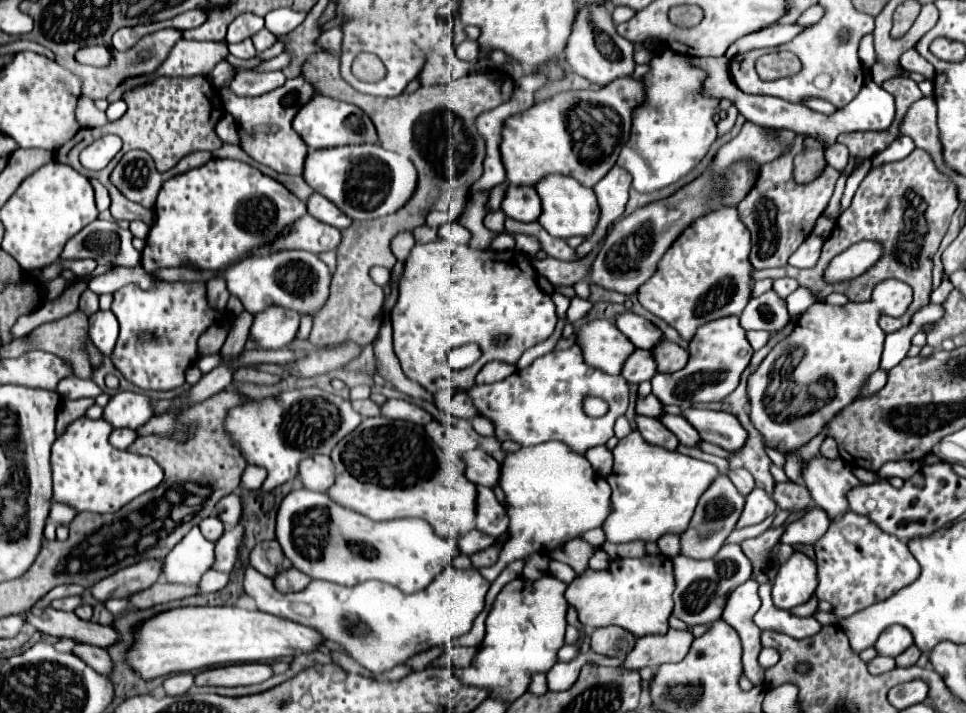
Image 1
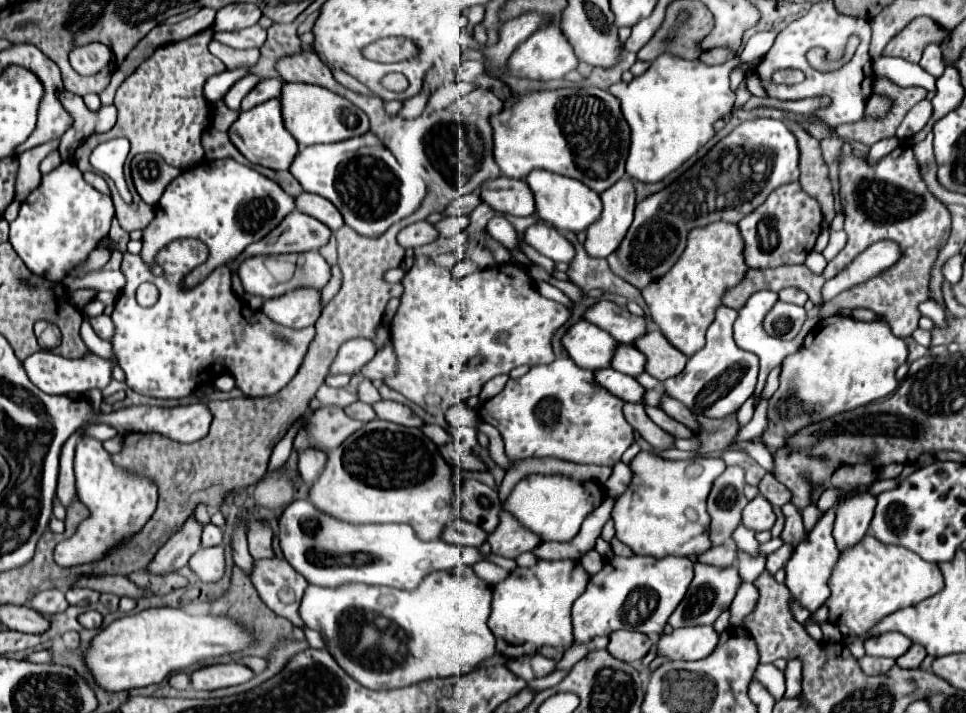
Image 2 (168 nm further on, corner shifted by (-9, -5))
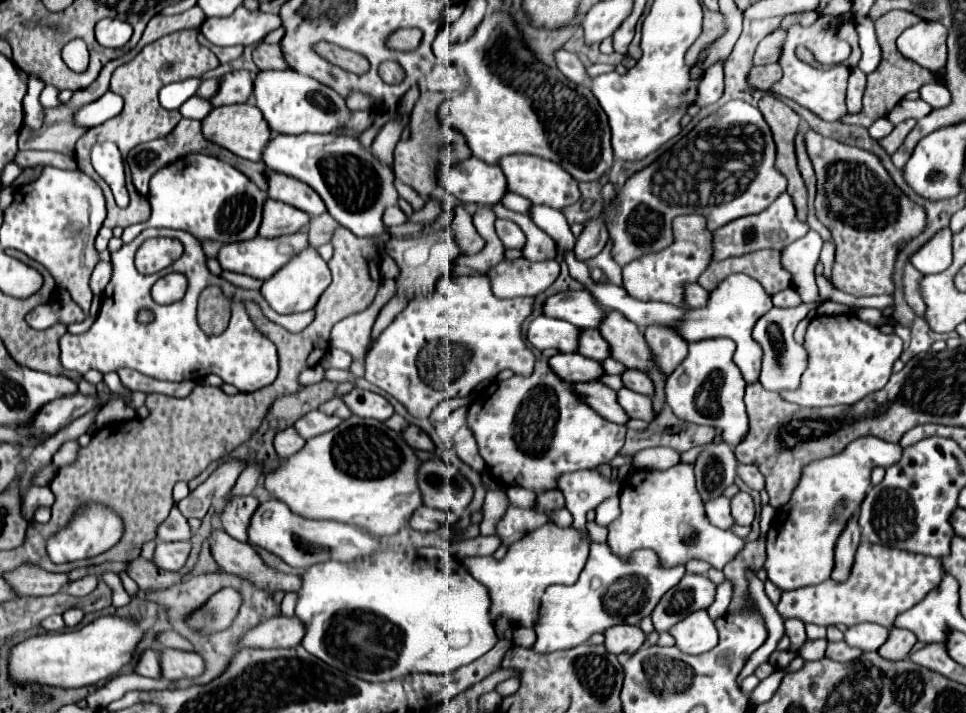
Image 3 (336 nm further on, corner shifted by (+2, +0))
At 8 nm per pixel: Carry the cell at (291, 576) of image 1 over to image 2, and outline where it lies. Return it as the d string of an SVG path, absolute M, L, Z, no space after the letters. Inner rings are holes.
M255 560L251 582L257 588L261 600L279 616L285 616L293 626L305 628L299 620L299 604L309 582L287 564L287 560Z

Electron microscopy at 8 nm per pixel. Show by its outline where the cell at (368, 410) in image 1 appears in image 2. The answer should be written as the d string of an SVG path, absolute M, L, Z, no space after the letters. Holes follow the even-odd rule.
M355 402L355 404L347 406L345 412L347 412L351 418L357 418L357 420L361 420L361 422L371 422L371 420L377 418L375 410L373 410L369 404L365 404L365 402Z

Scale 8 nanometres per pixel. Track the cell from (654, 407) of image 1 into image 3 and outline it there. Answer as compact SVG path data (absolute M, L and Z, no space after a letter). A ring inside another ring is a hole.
M556 353L546 359L550 369L562 379L562 381L594 381L600 375L604 375L600 363L582 357L580 353Z

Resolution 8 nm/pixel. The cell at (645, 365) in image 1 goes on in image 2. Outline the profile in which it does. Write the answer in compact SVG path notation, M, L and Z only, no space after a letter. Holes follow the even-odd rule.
M619 344L611 366L613 366L617 372L631 374L633 378L637 378L639 374L645 372L645 364L647 364L647 358L643 358L643 354L639 354L639 350L635 350L635 346Z

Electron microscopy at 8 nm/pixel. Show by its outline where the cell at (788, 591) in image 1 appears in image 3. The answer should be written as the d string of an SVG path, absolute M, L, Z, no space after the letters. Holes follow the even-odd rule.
M860 437L842 453L812 461L804 467L796 489L788 501L786 517L770 525L766 535L764 569L768 579L782 591L818 585L830 579L834 567L834 545L844 525L858 511L870 487L874 467L890 467L900 459L902 447L878 437Z

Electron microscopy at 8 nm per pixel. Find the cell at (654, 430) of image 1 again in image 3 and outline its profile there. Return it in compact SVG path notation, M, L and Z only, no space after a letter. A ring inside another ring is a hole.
M588 381L588 383L572 383L572 391L580 395L582 401L586 401L596 413L600 413L604 419L612 423L624 425L628 421L628 415L616 401L616 391L602 385L600 381Z

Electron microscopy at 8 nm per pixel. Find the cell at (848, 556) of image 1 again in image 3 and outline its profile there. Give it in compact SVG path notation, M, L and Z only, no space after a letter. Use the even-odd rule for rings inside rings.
M862 539L848 581L836 583L828 579L816 587L782 591L776 611L782 619L800 619L802 623L814 623L822 627L838 623L852 627L870 621L890 629L900 613L912 609L926 597L926 593L938 587L942 575L944 569L940 559L936 557L920 557L916 553L904 553L900 549L872 545Z

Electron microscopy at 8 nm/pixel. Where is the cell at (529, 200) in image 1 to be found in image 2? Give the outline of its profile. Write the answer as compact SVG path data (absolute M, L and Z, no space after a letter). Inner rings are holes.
M495 178L487 180L481 186L481 198L493 210L511 216L533 216L535 214L535 198L525 180L513 178Z

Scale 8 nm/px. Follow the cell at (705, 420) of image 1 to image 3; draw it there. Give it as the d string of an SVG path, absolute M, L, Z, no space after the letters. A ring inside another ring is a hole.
M624 369L620 379L624 381L624 385L636 393L644 393L644 395L652 395L654 393L654 383L650 381L650 377L646 373L640 373L640 369Z

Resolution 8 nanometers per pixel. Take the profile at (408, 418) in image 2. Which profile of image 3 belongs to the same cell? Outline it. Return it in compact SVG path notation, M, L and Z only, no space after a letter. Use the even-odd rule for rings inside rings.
M354 387L350 393L342 395L342 401L358 417L372 417L378 421L386 421L394 413L392 405L382 395L366 391L366 389L358 389L358 387Z

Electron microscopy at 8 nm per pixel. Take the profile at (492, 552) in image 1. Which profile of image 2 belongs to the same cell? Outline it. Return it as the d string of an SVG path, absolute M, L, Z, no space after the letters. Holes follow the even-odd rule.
M501 512L501 522L493 534L489 534L487 542L491 544L491 552L503 558L517 558L523 552L531 552L539 546L541 538L525 530L509 512Z

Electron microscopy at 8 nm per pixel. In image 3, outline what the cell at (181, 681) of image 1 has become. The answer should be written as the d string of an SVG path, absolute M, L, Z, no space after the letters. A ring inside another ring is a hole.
M146 649L140 657L140 661L134 667L134 673L142 677L160 677L160 663L158 663L158 653L152 649Z

